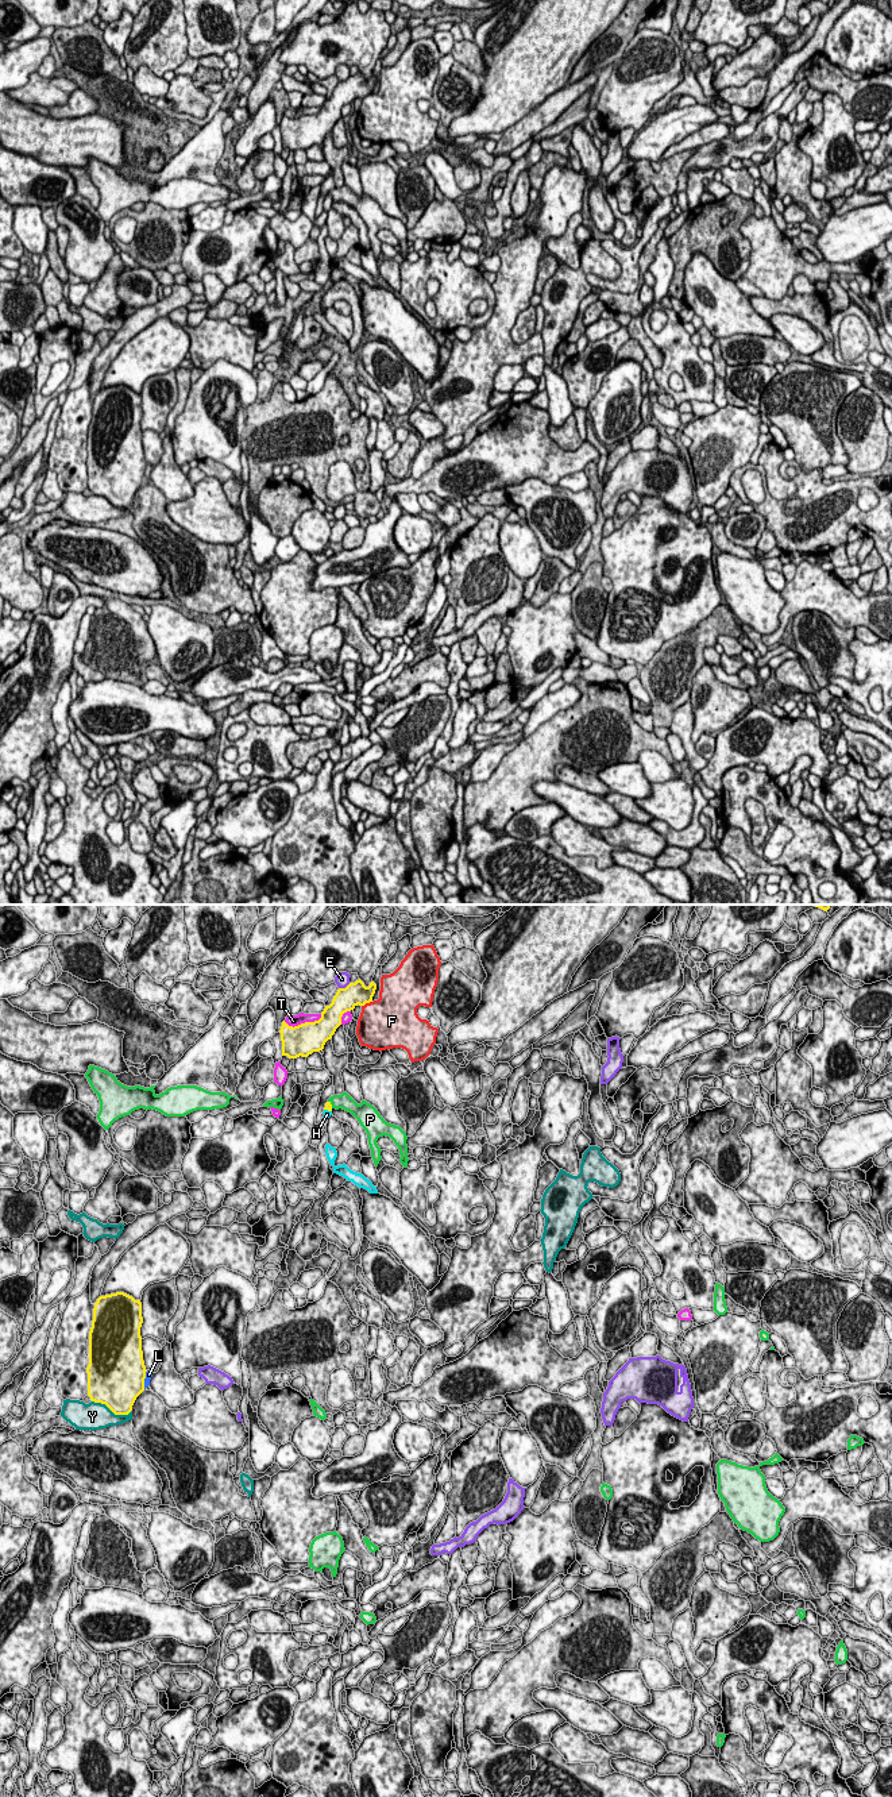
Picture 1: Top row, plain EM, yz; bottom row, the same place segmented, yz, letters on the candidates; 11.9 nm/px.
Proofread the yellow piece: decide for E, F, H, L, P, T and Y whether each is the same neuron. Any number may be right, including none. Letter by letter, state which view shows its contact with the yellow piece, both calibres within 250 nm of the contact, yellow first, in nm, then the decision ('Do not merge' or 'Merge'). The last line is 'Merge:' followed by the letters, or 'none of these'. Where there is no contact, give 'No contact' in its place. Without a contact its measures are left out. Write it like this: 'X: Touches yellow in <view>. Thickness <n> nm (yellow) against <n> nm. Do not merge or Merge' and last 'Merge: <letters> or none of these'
E: Touches yellow in yz. Thickness 280 nm (yellow) against 170 nm. Do not merge
F: Touches yellow in yz. Thickness 280 nm (yellow) against 440 nm. Do not merge
H: Touches yellow in yz. Thickness 90 nm (yellow) against 90 nm. Merge
L: Touches yellow in yz. Thickness 500 nm (yellow) against 90 nm. Do not merge
P: Touches yellow in yz. Thickness 90 nm (yellow) against 180 nm. Do not merge
T: Touches yellow in yz. Thickness 380 nm (yellow) against 130 nm. Do not merge
Y: Touches yellow in yz. Thickness 460 nm (yellow) against 320 nm. Do not merge
Merge: H

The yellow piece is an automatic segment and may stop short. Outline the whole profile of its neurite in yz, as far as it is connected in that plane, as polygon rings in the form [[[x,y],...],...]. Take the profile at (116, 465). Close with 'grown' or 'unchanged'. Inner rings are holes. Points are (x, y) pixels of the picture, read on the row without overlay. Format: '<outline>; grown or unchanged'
[[[124,385],[100,389],[94,396],[89,424],[88,489],[94,495],[105,497],[115,508],[128,508],[136,490],[144,483],[146,459],[142,444],[140,420],[142,396]]]; unchanged

